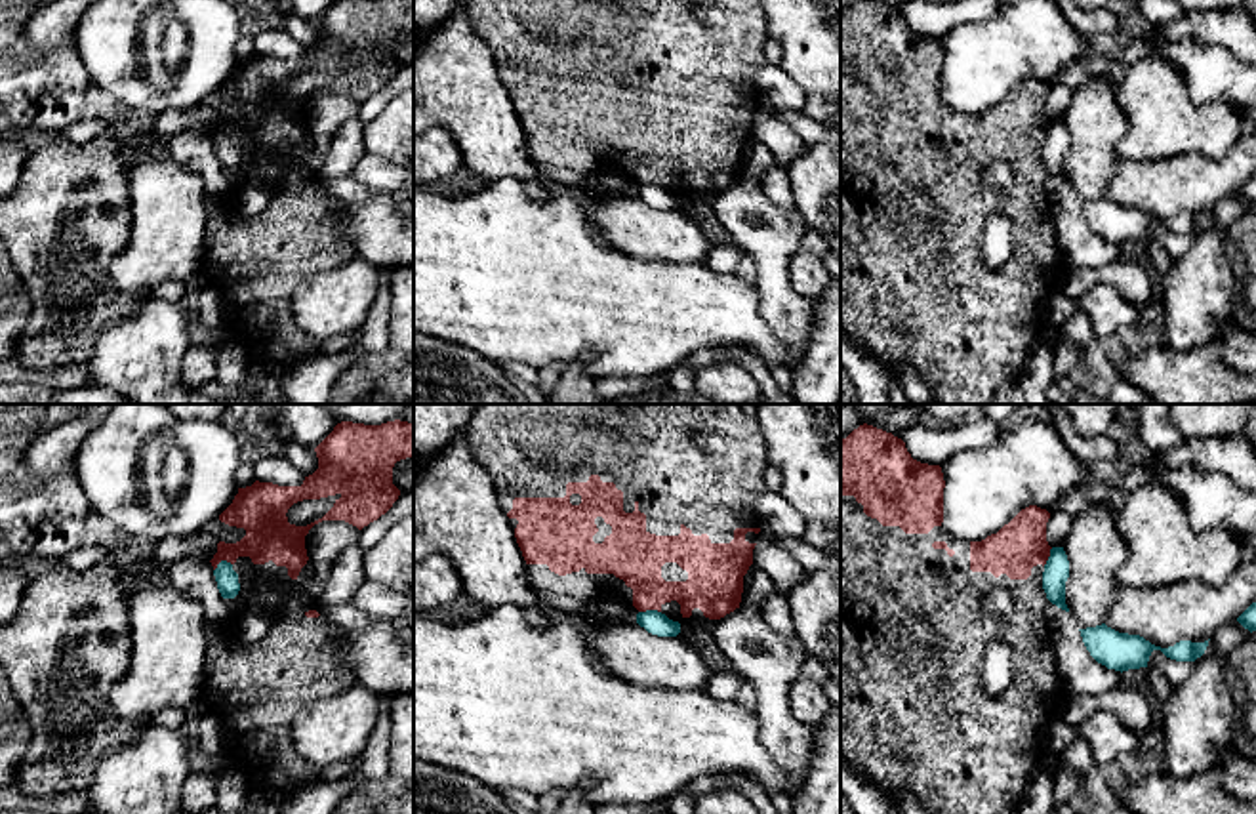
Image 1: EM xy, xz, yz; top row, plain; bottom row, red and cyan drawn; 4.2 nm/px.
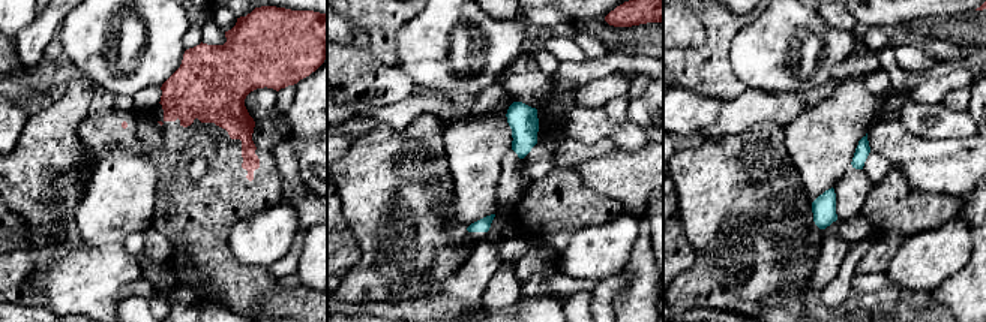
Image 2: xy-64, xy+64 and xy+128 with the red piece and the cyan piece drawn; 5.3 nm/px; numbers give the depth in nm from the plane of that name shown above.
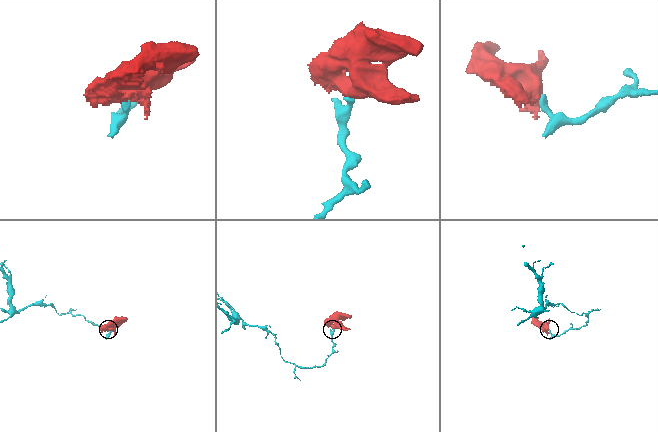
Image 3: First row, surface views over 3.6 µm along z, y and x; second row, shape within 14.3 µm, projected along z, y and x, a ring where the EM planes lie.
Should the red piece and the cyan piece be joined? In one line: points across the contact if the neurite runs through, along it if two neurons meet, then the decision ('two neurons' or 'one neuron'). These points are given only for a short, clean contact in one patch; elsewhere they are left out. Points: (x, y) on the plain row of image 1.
along xz (660, 183), (639, 185) | two neurons

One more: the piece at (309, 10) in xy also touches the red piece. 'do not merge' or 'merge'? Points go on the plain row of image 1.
do not merge

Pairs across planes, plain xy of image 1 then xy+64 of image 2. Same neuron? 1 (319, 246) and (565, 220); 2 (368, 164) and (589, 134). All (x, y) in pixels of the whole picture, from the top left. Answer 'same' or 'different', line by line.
1: same
2: same

